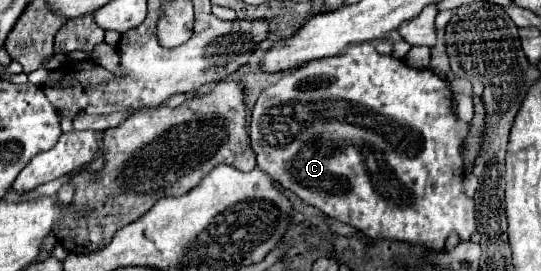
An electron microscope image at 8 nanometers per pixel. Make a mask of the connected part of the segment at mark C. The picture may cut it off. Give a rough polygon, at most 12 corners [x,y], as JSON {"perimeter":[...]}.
{"perimeter":[[373,44],[267,86],[257,166],[369,238],[469,240],[469,124]]}

